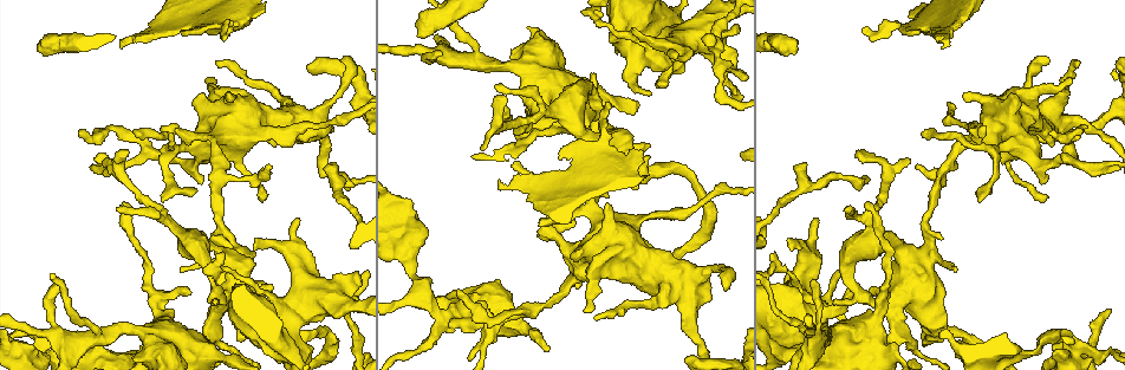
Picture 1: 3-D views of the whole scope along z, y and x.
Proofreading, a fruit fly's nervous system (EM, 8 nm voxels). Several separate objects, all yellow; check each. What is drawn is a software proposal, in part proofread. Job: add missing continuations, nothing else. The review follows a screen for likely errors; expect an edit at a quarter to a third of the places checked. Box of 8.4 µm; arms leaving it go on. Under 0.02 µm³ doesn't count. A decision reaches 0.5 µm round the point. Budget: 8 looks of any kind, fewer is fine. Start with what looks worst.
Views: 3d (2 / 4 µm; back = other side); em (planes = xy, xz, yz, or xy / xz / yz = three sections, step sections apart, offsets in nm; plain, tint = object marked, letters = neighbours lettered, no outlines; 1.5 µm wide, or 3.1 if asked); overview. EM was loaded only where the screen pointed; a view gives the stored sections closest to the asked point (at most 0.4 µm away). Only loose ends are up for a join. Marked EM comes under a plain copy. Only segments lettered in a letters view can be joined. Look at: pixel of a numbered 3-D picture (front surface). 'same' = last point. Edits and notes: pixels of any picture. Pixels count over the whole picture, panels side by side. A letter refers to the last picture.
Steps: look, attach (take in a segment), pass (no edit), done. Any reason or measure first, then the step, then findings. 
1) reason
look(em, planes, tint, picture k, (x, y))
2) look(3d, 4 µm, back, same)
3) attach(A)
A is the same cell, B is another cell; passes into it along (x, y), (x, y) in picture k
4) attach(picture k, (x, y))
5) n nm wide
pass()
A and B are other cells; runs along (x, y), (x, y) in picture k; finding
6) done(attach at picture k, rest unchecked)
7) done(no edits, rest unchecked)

branch stops here
look(em, yz, step 8, letters, picture 1, (122, 48))

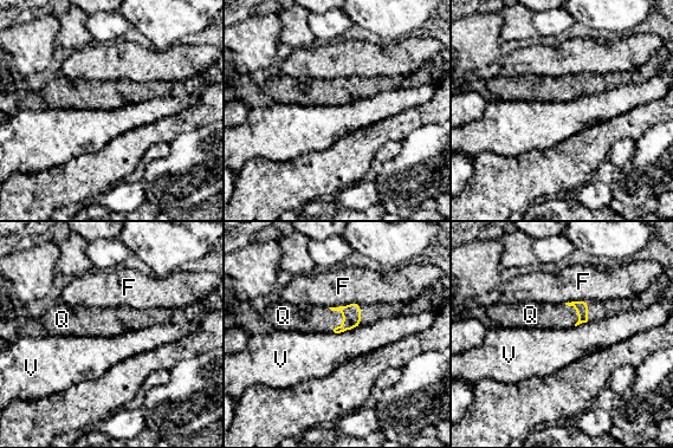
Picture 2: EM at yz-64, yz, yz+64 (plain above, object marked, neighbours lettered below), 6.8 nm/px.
attach(Q)
Q is the same cell, F and V are other cells; passes into it along (351, 313), (343, 317), (306, 318) in picture 2; the neuron continues

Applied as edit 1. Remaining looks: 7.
branch stops here
look(em, xy, step 4, tint, picture 1, (580, 140))

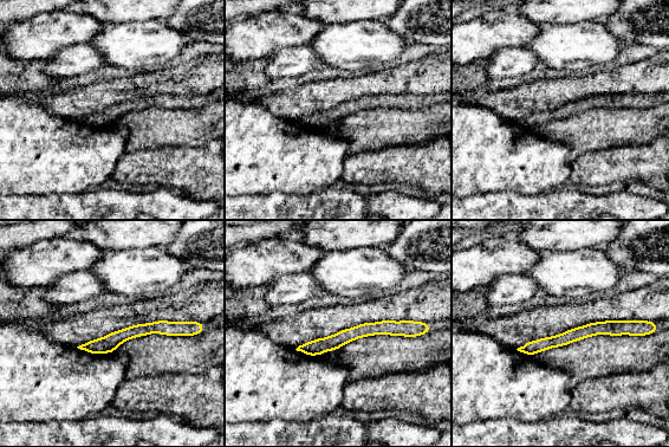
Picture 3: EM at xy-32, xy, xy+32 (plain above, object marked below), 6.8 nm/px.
look(em, planes, letters, same)

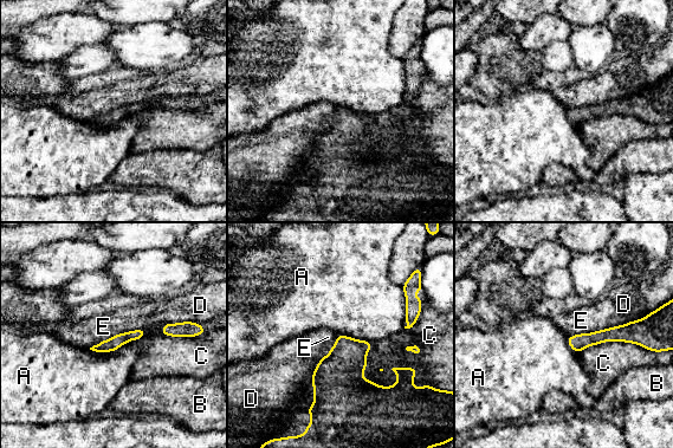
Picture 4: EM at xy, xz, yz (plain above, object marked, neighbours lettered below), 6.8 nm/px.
pass()
A, B, C, D and E are other cells; runs along (639, 335), (570, 341) in picture 4; no lettered segment goes on from it

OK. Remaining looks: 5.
look(em, planes, letters, picture 1, (458, 292))

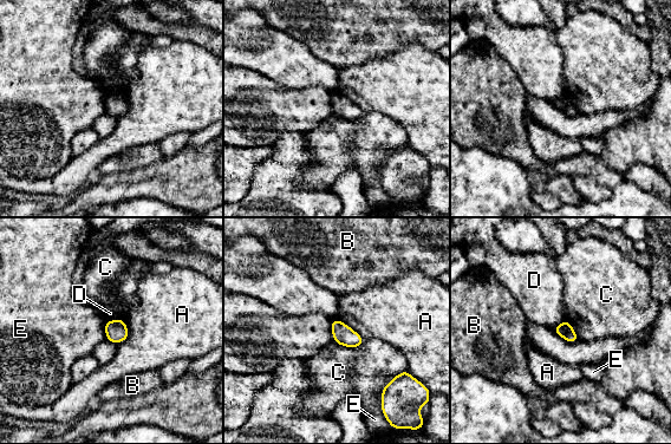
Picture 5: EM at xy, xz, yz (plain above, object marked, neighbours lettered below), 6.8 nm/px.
pass()
A, B, C, D and E are other cells; border along (104, 321), (106, 338) in picture 5; no lettered segment goes on from it

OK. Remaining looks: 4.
done(attach at picture 2, rest unchecked)

